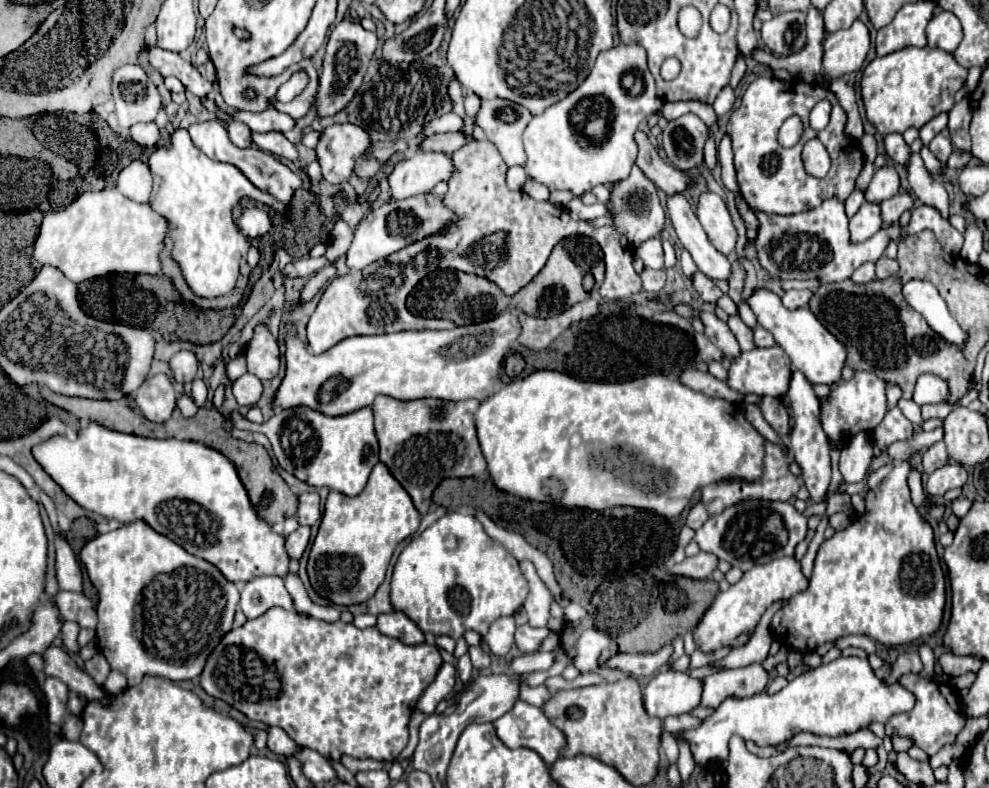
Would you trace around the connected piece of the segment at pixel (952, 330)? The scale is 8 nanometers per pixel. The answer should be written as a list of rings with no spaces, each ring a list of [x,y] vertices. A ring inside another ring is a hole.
[[[919,279],[907,281],[903,285],[903,295],[907,303],[927,319],[927,323],[935,333],[939,333],[943,339],[955,345],[963,345],[967,335],[963,329],[959,329],[959,323],[949,315],[947,303],[943,301],[935,285]]]

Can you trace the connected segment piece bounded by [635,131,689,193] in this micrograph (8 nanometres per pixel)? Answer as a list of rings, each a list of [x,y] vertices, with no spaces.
[[[643,131],[635,133],[635,143],[639,147],[637,155],[637,165],[649,177],[663,193],[681,193],[689,187],[689,179],[683,171],[677,171],[669,163],[665,163],[657,149],[651,145],[647,135]]]

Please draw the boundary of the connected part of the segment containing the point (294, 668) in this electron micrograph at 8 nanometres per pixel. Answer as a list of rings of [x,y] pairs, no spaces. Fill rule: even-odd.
[[[269,609],[265,615],[247,621],[241,627],[231,629],[229,633],[223,635],[223,641],[219,641],[219,645],[213,649],[211,657],[207,657],[207,665],[203,667],[203,673],[199,675],[199,685],[207,691],[207,695],[215,697],[215,699],[223,699],[225,703],[229,703],[231,707],[235,707],[237,711],[245,713],[251,721],[261,721],[265,725],[277,725],[281,727],[297,745],[301,747],[309,747],[313,751],[319,751],[323,757],[331,759],[331,761],[341,761],[343,755],[349,755],[353,759],[385,759],[385,761],[393,761],[407,745],[409,741],[409,731],[407,731],[407,723],[409,717],[415,709],[415,703],[419,699],[419,695],[433,683],[437,669],[441,667],[443,659],[441,653],[435,645],[423,643],[423,645],[403,645],[401,641],[381,635],[377,627],[369,627],[369,629],[357,629],[353,623],[343,623],[343,621],[335,621],[335,623],[327,623],[327,621],[319,621],[313,617],[305,617],[299,615],[295,611],[285,611],[285,609]]]

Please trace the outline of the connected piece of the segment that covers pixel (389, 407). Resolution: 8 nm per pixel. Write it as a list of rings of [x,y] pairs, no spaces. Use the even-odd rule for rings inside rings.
[[[379,395],[373,403],[375,431],[381,445],[381,461],[393,477],[411,495],[417,511],[427,515],[433,503],[433,491],[447,477],[481,477],[487,471],[487,461],[481,453],[475,433],[477,399],[443,401],[443,399],[413,399],[399,401]]]

